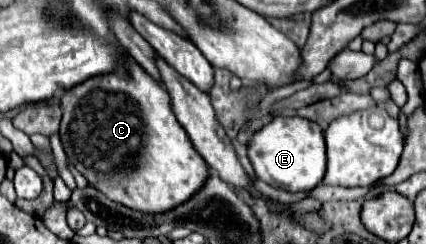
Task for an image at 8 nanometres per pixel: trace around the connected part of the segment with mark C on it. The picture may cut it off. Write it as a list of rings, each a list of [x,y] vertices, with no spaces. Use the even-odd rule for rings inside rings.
[[[131,59],[129,73],[117,69],[111,75],[91,77],[61,97],[61,143],[71,165],[89,181],[91,187],[103,191],[105,197],[133,211],[161,215],[191,199],[209,179],[209,165],[191,145],[189,135],[173,115],[169,93],[145,75]]]

